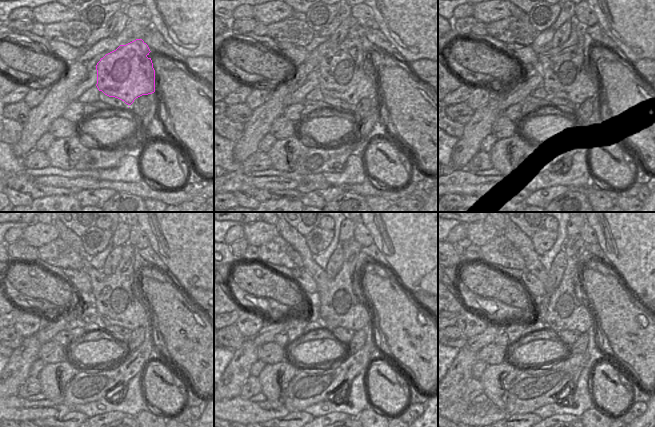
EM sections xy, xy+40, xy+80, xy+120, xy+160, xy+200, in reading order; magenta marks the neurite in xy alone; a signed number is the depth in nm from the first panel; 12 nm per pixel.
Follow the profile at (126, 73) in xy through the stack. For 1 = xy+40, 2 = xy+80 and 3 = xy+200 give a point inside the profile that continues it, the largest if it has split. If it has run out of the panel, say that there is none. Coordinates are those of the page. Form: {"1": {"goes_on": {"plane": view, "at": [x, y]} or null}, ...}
{"1": {"goes_on": {"plane": "xy+40", "at": [345, 74]}}, "2": {"goes_on": {"plane": "xy+80", "at": [567, 74]}}, "3": {"goes_on": {"plane": "xy+200", "at": [565, 312]}}}

